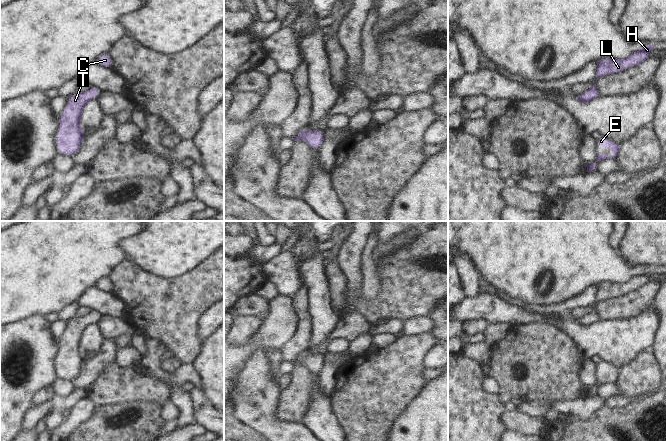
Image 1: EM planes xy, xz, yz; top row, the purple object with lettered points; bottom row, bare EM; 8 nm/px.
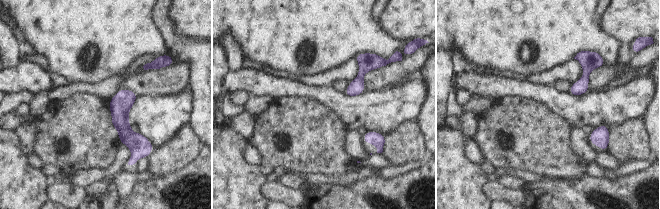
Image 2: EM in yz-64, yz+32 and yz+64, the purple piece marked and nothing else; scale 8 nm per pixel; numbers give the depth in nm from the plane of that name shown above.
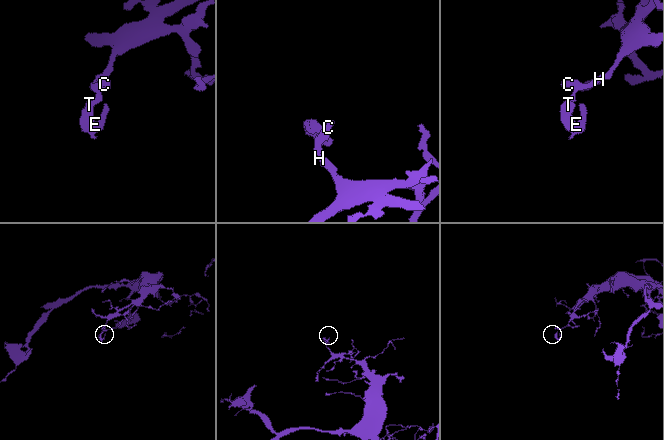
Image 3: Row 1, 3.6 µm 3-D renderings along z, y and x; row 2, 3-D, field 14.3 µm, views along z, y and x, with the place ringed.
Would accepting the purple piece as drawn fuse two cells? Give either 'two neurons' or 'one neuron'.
one neuron

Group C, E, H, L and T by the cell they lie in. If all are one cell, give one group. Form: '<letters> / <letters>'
C E H L T

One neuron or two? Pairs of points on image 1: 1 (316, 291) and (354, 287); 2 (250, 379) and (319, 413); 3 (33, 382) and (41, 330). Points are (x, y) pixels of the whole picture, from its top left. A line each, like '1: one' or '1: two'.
1: two
2: two
3: one

